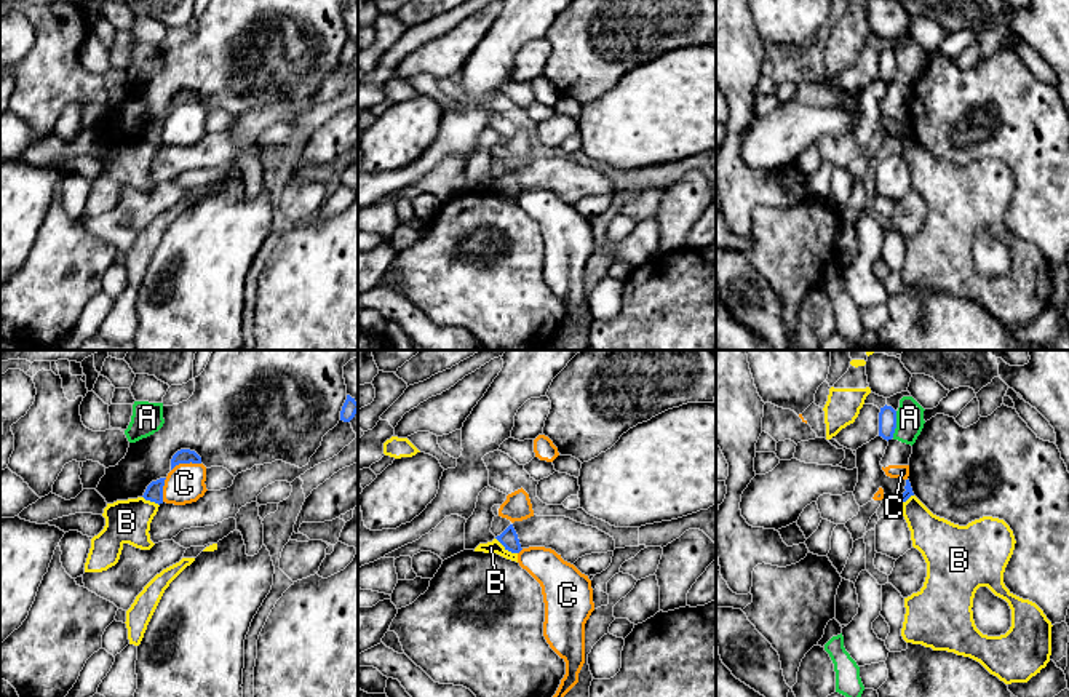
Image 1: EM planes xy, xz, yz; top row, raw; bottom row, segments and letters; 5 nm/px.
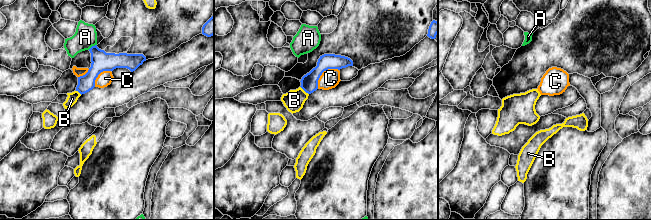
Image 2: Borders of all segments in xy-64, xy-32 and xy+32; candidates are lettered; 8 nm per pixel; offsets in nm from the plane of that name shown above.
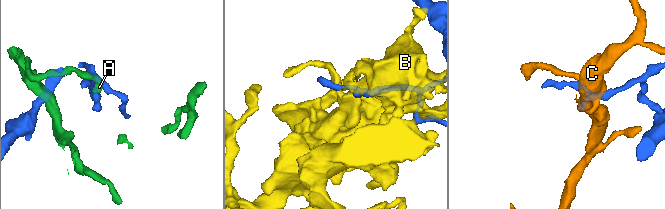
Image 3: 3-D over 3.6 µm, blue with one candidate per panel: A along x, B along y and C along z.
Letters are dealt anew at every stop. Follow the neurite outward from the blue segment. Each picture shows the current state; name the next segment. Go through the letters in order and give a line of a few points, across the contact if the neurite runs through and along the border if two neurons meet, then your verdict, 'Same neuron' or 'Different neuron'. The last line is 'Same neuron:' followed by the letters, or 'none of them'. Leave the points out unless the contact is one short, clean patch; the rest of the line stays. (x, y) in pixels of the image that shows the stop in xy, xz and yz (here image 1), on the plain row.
A: Different neuron
B: Different neuron
C: Line: xy (200, 104), (179, 104), (171, 112). Different neuron
Same neuron: none of them

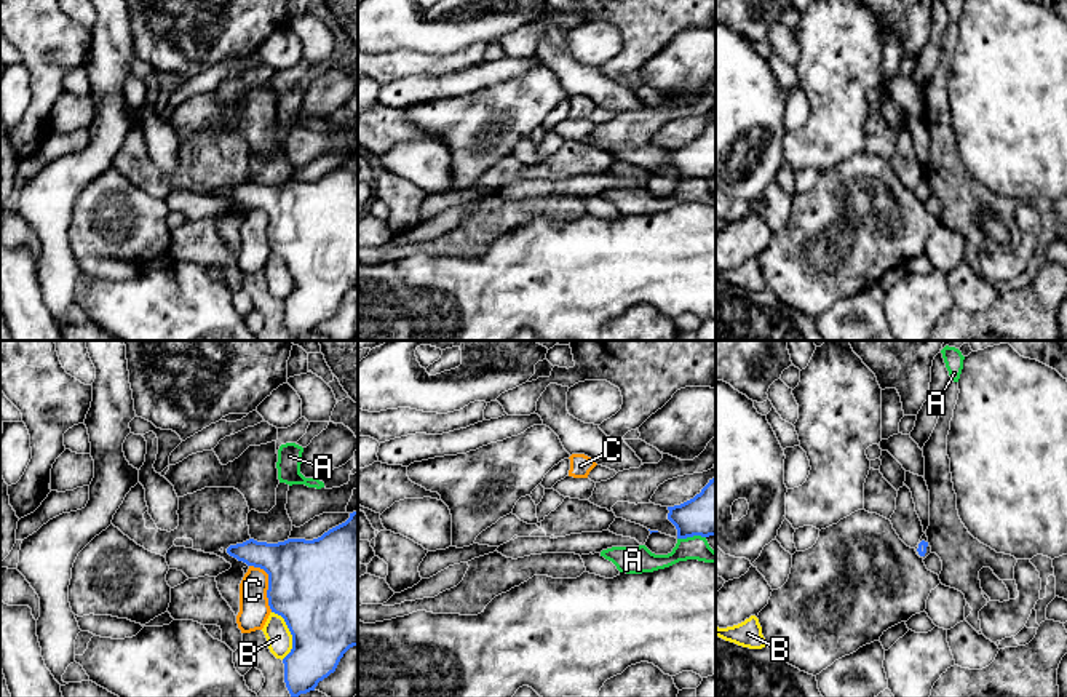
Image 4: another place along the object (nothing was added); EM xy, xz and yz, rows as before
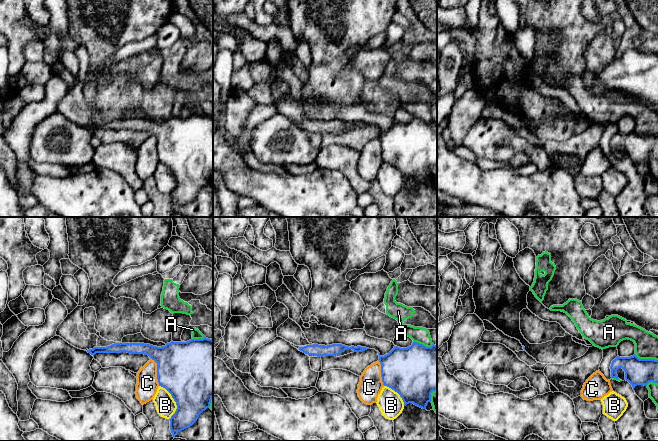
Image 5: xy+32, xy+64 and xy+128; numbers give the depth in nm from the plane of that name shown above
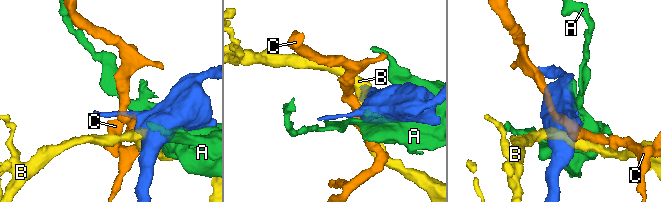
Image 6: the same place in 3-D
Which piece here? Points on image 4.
A: Different neuron
B: Line: xy (272, 253), (283, 261), (291, 277), (291, 293), (283, 301). Different neuron
C: Line: xy (249, 207), (259, 208), (267, 216), (267, 246), (272, 253). Different neuron
Same neuron: none of them

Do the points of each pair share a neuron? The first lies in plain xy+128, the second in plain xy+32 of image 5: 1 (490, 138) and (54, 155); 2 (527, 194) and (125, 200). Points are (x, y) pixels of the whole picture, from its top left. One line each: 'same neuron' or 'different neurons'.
1: same neuron
2: same neuron

